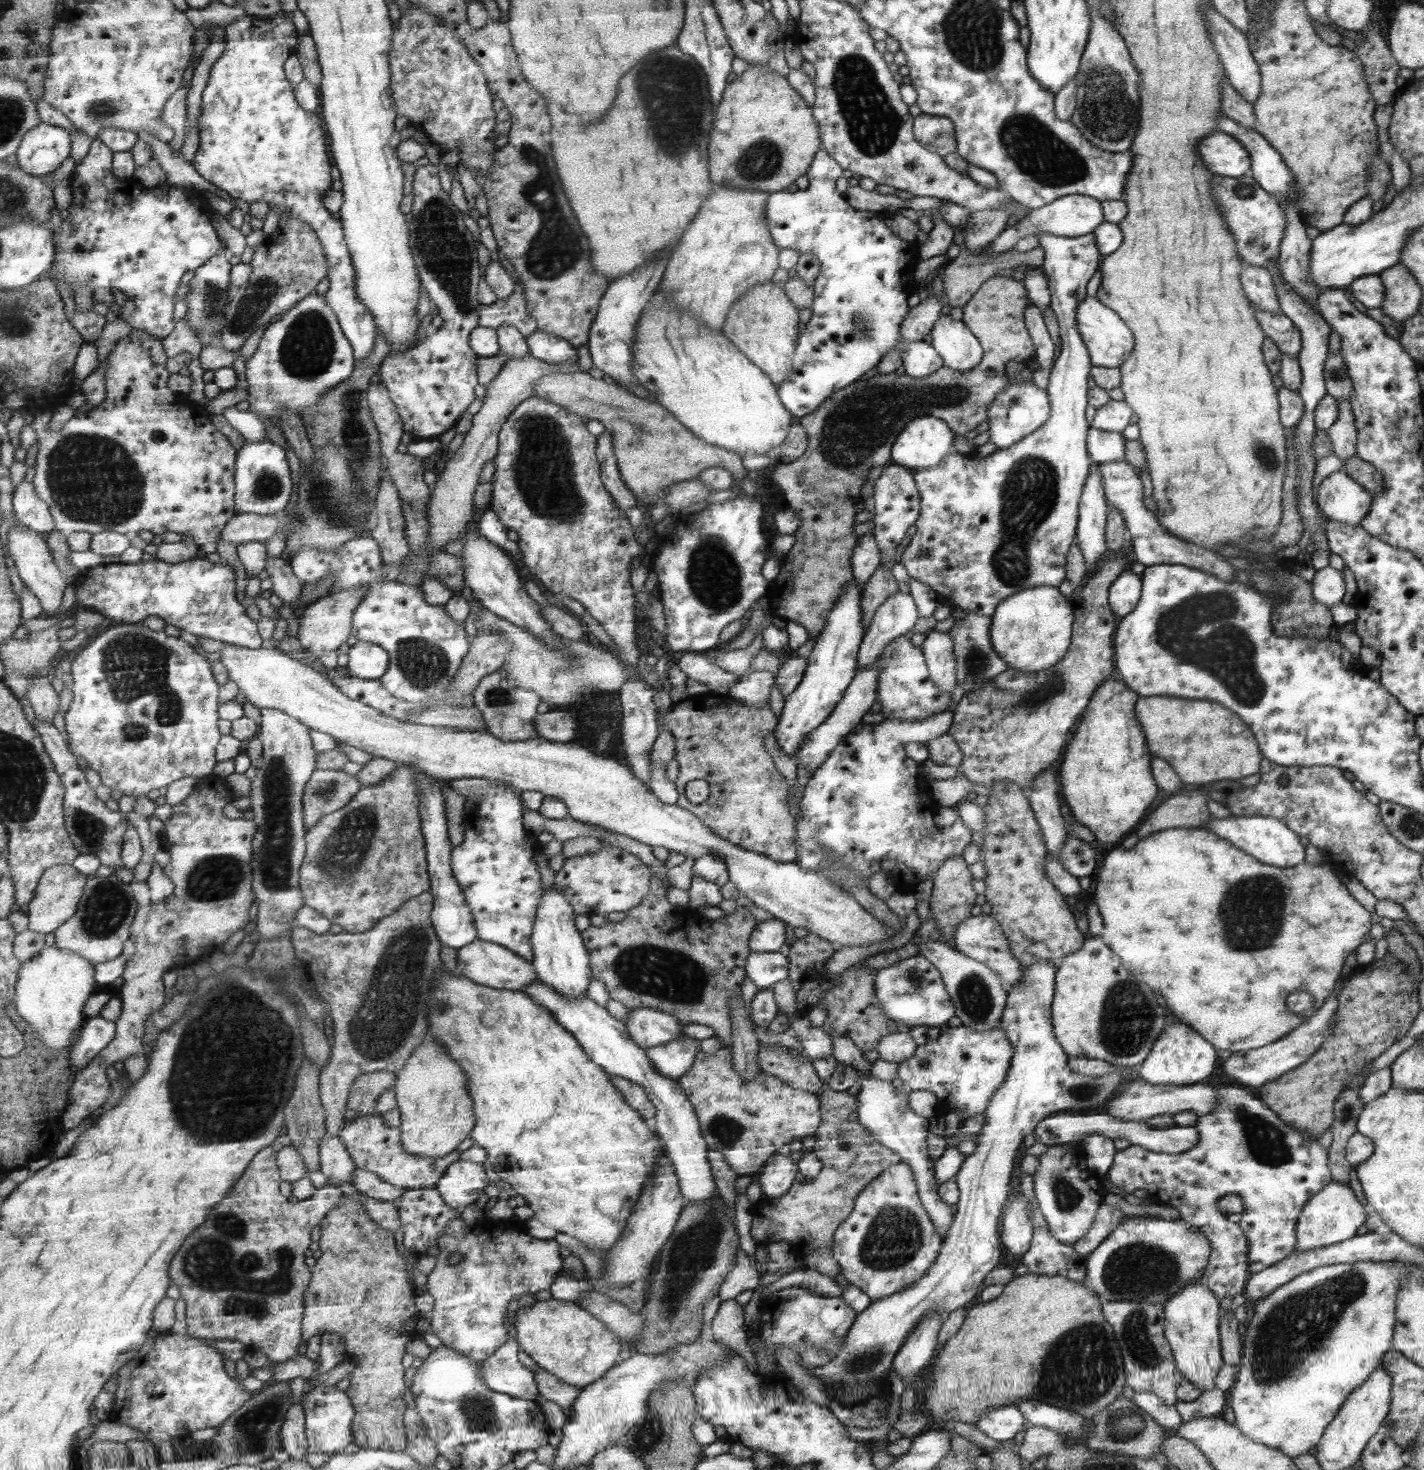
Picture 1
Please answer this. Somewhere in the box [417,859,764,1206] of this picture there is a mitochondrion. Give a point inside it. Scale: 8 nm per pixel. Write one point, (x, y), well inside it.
(640, 969)

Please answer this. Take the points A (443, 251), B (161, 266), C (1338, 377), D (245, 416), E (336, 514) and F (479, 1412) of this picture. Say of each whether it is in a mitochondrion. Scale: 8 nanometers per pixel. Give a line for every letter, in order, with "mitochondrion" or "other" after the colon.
A: mitochondrion
B: other
C: mitochondrion
D: other
E: mitochondrion
F: mitochondrion

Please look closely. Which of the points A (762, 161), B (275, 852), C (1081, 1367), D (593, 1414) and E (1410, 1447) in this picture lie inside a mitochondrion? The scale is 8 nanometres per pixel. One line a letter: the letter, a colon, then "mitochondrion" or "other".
A: mitochondrion
B: mitochondrion
C: mitochondrion
D: other
E: other

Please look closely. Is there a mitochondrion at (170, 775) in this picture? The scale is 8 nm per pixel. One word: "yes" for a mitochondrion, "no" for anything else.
no

